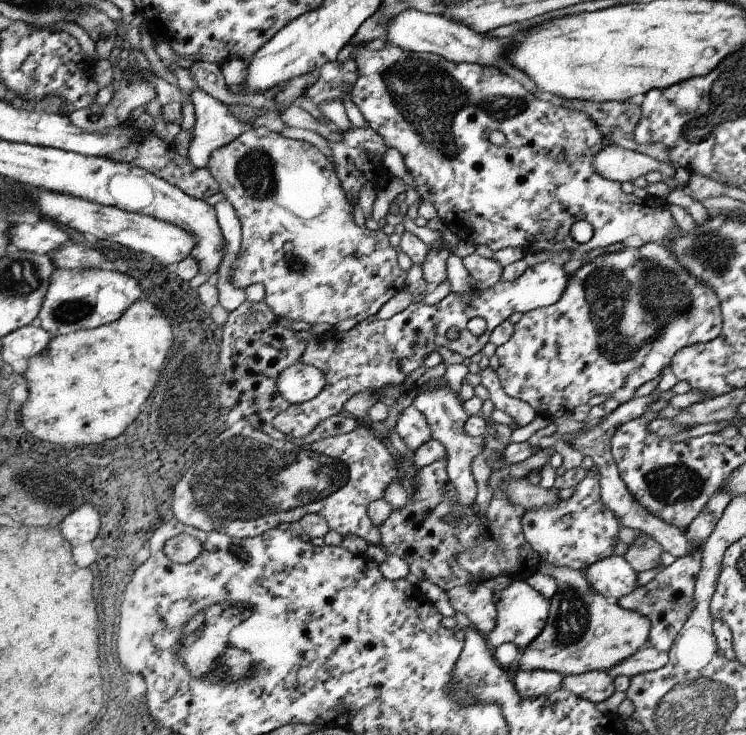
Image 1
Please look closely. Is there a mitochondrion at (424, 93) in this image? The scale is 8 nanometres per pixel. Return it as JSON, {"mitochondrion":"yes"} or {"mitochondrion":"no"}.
{"mitochondrion":"yes"}

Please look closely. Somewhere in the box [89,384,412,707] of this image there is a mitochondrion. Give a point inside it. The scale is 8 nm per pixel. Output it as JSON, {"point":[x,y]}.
{"point":[242,490]}

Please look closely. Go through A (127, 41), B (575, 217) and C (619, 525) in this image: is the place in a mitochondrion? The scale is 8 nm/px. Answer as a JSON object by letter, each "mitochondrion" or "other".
{"A":"other","B":"other","C":"other"}

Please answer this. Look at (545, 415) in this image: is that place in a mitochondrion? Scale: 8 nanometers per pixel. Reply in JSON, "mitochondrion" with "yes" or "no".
{"mitochondrion":"no"}

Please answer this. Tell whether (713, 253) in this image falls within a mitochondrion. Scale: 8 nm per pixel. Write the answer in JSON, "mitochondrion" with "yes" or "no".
{"mitochondrion":"yes"}

